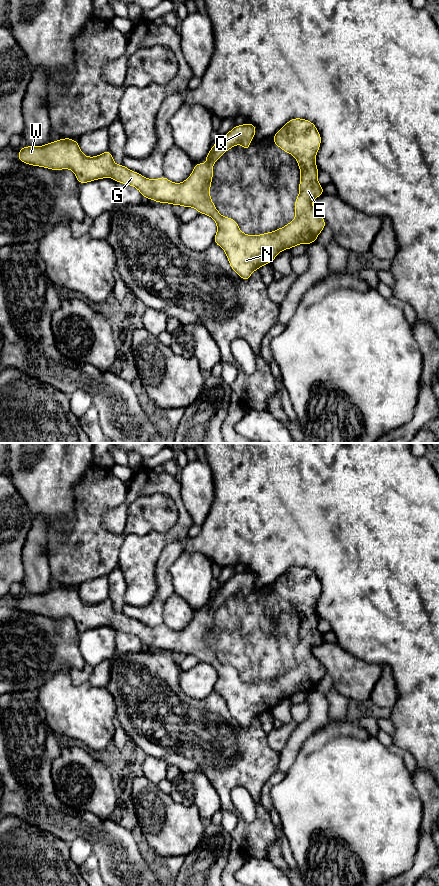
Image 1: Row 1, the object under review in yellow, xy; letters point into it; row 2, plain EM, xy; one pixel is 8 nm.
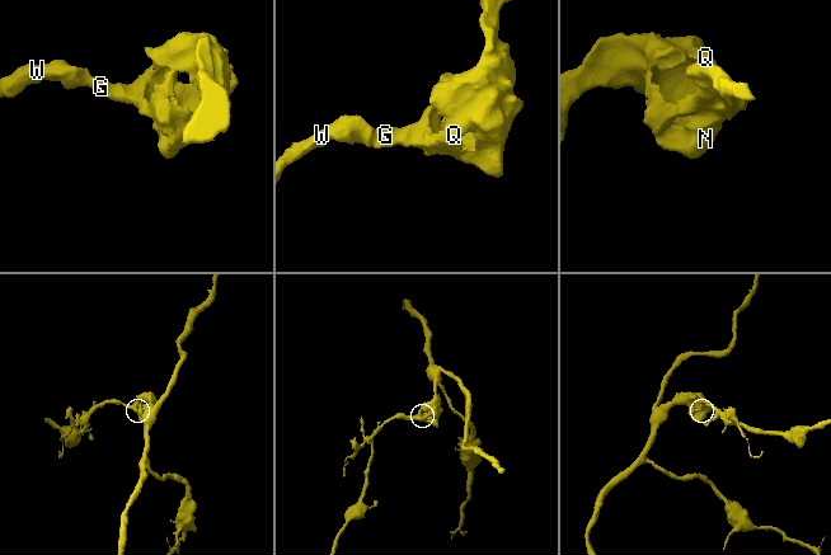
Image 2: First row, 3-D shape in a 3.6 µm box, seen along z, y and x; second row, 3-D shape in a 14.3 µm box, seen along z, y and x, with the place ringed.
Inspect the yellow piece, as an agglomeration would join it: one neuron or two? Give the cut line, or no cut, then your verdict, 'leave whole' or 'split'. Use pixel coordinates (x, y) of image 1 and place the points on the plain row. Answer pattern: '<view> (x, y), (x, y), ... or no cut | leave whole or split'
no cut | leave whole

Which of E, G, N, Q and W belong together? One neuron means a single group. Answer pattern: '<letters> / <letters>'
E G N Q W

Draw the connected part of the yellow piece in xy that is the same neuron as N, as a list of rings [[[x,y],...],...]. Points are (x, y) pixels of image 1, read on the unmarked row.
[[[302,566],[289,568],[272,585],[275,593],[295,605],[300,616],[295,667],[276,679],[252,684],[241,680],[234,667],[218,660],[210,645],[213,613],[227,598],[238,592],[249,599],[255,580],[254,572],[236,573],[213,593],[205,605],[207,612],[196,610],[190,624],[181,631],[173,631],[165,624],[151,628],[123,612],[116,613],[109,598],[95,605],[85,604],[79,591],[71,586],[43,594],[19,596],[17,607],[50,618],[70,617],[80,632],[113,626],[116,630],[137,636],[144,646],[195,656],[199,662],[208,663],[216,670],[217,681],[213,690],[224,698],[232,718],[247,729],[253,719],[271,712],[281,699],[301,691],[308,694],[316,690],[326,674],[324,666],[312,653],[315,646],[324,642],[323,634],[318,631],[319,618],[315,610],[321,583],[313,570]]]

